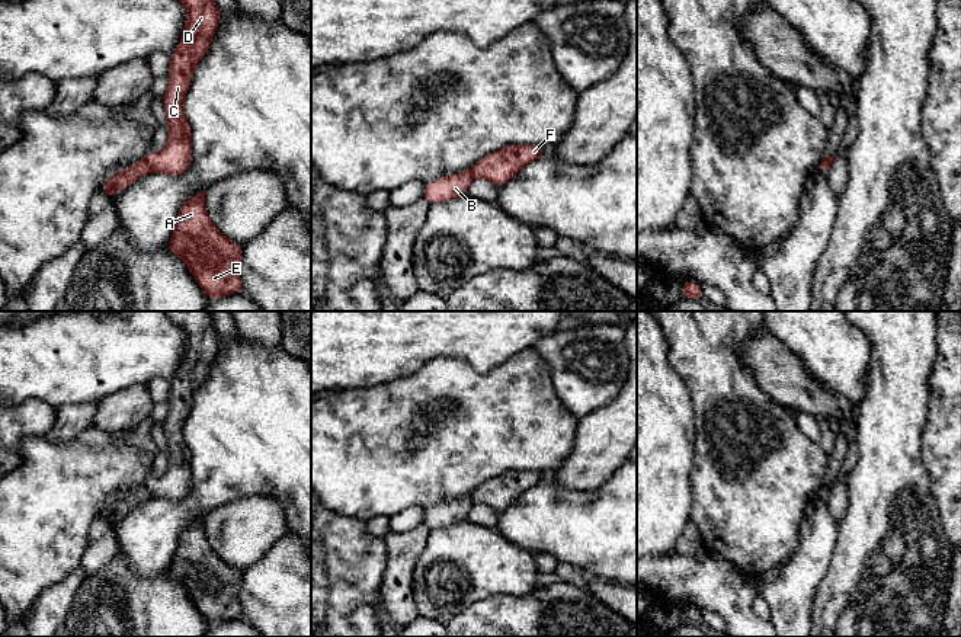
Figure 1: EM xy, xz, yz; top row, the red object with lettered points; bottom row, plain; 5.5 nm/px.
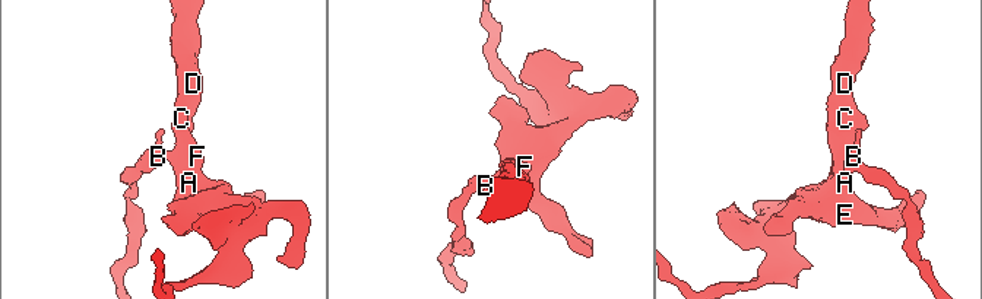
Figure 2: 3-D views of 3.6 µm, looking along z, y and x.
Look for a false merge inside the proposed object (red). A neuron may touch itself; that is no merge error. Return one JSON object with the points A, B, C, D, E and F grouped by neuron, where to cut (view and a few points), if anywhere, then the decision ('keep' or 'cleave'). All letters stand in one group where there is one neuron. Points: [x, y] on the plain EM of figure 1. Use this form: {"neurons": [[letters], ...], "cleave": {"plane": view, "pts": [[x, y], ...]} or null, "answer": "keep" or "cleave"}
{"neurons": [["A", "C", "D", "E", "F"], ["B"]], "cleave": {"plane": "xy", "pts": [[144, 485], [150, 495]]}, "answer": "cleave"}

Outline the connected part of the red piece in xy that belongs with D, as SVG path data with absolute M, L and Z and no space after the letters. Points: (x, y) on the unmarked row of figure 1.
M166 311L166 314L186 333L185 359L170 381L169 412L163 422L169 465L161 477L151 477L144 486L151 497L177 502L192 489L192 455L185 442L183 426L195 393L208 378L221 343L211 311Z

